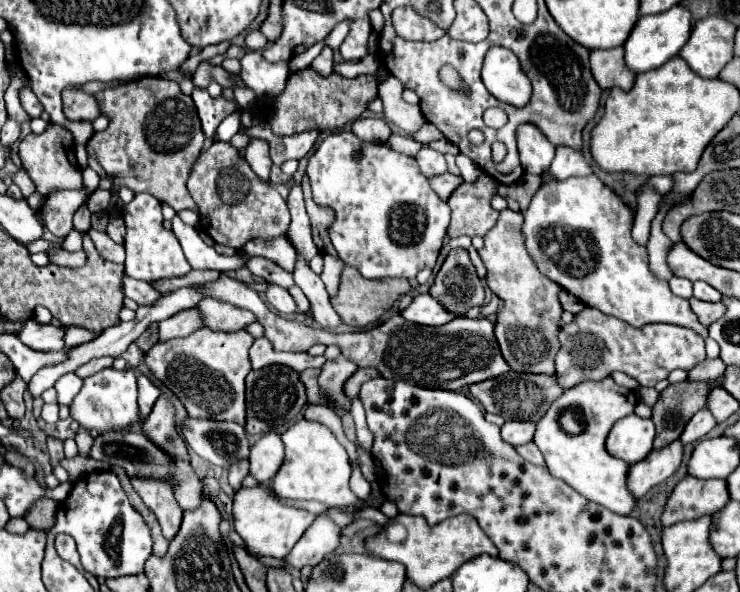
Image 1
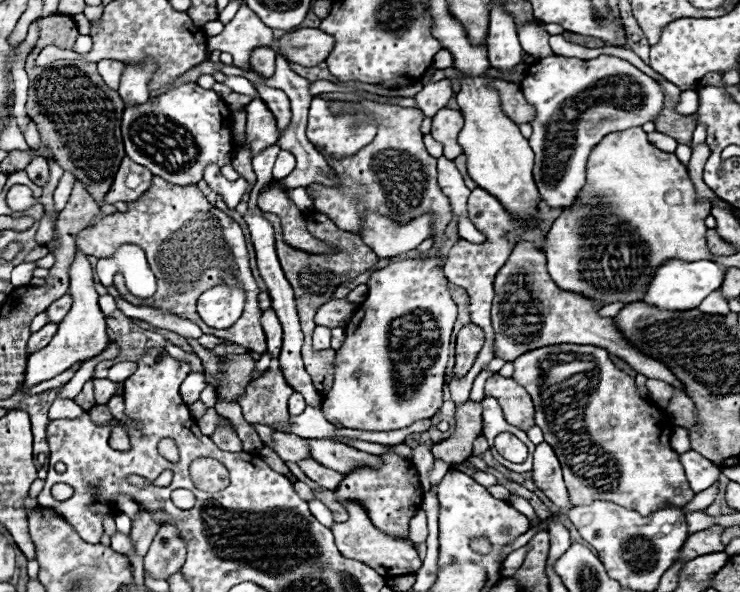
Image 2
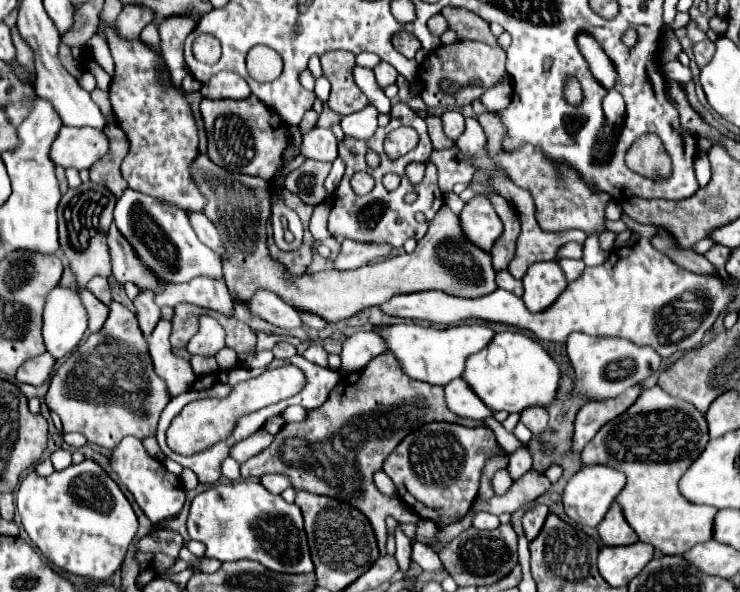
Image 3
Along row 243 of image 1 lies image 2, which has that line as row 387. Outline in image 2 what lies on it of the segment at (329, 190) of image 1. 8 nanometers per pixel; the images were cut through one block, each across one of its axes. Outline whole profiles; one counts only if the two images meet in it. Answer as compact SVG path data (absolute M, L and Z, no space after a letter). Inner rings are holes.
M422 256L422 258L412 258L412 260L402 260L402 262L394 262L386 268L376 270L370 280L368 280L368 294L366 300L356 308L354 316L350 318L350 322L346 324L346 338L342 342L342 346L336 350L334 356L334 384L332 390L324 396L322 402L322 414L328 422L332 424L340 424L344 428L352 428L352 430L378 430L378 432L386 432L386 430L400 430L400 428L408 428L418 420L424 418L432 418L444 398L442 398L442 386L444 386L444 370L446 370L446 356L448 356L448 348L450 348L450 334L452 334L452 324L456 320L456 304L450 298L448 292L448 280L442 272L444 260L442 256Z

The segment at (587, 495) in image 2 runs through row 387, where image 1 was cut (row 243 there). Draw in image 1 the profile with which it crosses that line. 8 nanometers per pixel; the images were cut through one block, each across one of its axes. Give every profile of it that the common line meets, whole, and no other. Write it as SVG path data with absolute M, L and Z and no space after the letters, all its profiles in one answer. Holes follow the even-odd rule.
M546 170L542 178L544 184L534 194L528 210L524 212L524 228L522 228L526 250L542 274L546 274L550 280L560 284L570 294L578 296L586 306L594 306L604 314L616 316L636 328L652 322L666 322L666 324L686 326L690 330L696 330L696 334L702 336L704 340L708 338L708 330L698 322L696 314L688 306L688 300L674 296L668 290L668 282L656 280L650 274L646 248L638 246L630 236L632 212L608 186L604 186L594 174L582 178L572 176L568 180L552 180L552 176L548 176ZM554 226L560 226L565 230L572 228L572 232L584 230L589 232L596 242L599 256L598 266L592 272L588 272L582 278L568 276L568 272L562 272L556 263L546 256L540 248L538 234L542 228Z

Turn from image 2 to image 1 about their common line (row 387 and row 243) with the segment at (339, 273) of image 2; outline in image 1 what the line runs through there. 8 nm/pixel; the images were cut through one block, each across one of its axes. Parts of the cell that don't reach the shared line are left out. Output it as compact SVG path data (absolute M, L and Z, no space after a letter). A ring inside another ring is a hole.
M304 174L302 178L302 190L304 190L304 200L306 200L306 212L310 216L310 224L312 224L312 236L319 252L337 257L337 252L333 247L329 234L328 226L334 220L334 212L328 206L318 206L312 200L312 192L310 192L310 184L308 184L308 176Z

